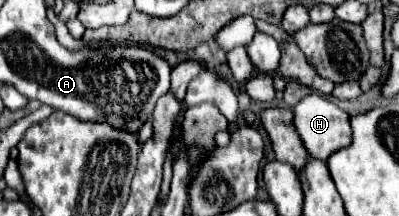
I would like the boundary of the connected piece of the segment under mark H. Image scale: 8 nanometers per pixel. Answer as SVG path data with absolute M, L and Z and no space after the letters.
M316 92L306 94L294 106L294 126L298 130L298 136L302 138L302 144L308 150L308 154L316 160L322 160L322 162L326 162L326 158L330 154L334 154L336 150L340 150L342 146L348 146L352 142L350 116L344 110L340 110L334 102L326 100L324 96L320 96Z

